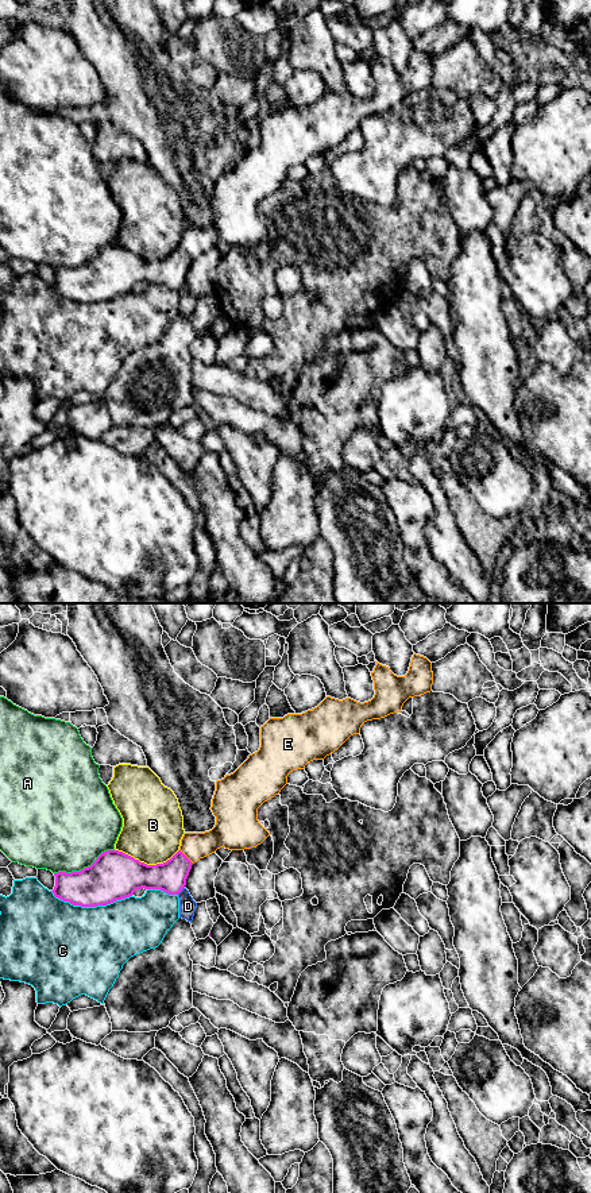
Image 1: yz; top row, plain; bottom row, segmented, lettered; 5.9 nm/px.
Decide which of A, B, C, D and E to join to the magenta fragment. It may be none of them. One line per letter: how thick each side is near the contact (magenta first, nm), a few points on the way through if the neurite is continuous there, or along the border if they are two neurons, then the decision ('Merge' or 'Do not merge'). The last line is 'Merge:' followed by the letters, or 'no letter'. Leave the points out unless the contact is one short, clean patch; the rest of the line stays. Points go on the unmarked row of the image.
A: Thickness 280 nm (magenta) against 480 nm. Do not merge
B: Thickness 280 nm (magenta) against 360 nm. Do not merge
C: Thickness 280 nm (magenta) against 480 nm. Do not merge
D: Thickness 190 nm (magenta) against 100 nm. Boundary: yz (184, 282), (177, 289). Do not merge
E: Thickness 190 nm (magenta) against 160 nm. Path across: yz (170, 271), (185, 251), (194, 240). Merge
Merge: E

